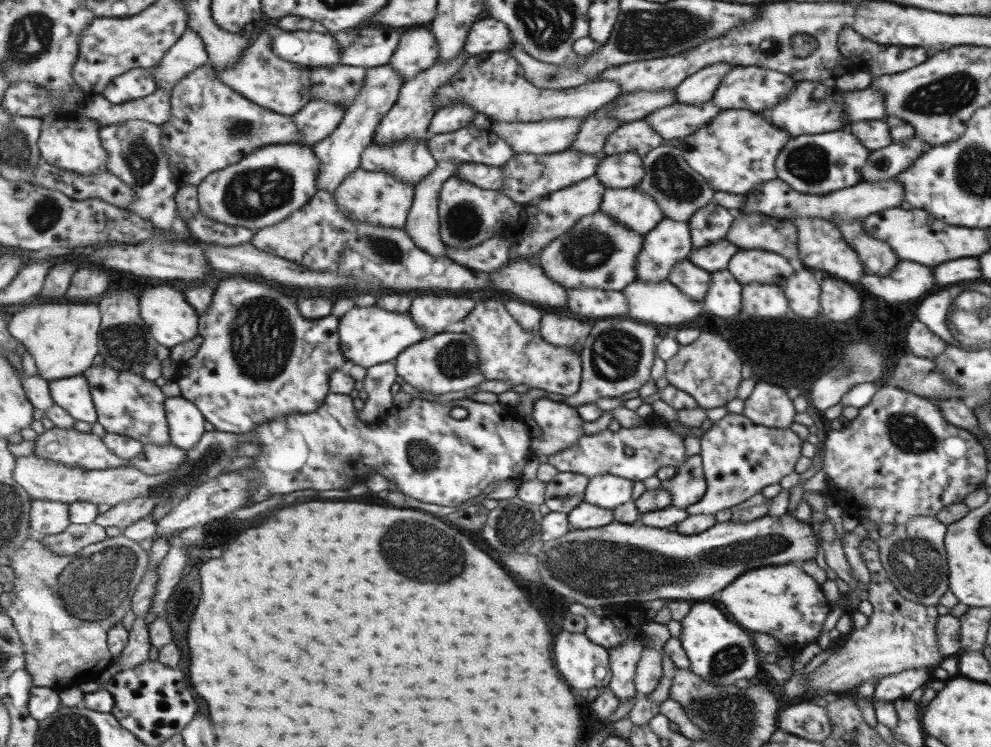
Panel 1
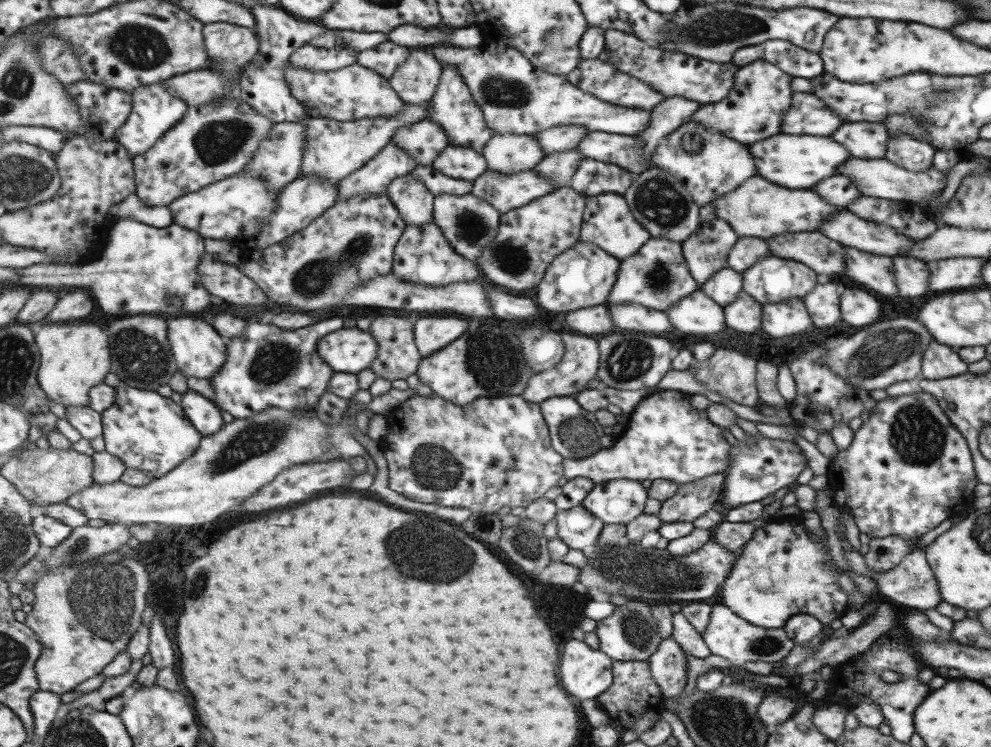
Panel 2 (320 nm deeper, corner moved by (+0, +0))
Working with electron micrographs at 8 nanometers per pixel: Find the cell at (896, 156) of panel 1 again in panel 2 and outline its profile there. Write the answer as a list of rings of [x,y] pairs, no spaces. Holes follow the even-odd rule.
[[[842,174],[820,180],[810,190],[815,194],[819,194],[827,204],[833,204],[833,206],[845,206],[845,204],[849,204],[851,200],[855,200],[859,196],[856,184],[853,184],[851,180],[847,180]]]

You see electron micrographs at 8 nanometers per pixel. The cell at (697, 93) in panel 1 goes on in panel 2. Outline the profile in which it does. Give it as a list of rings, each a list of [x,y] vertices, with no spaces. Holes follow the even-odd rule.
[[[673,96],[666,98],[651,110],[649,126],[636,136],[642,144],[644,156],[651,159],[651,164],[653,164],[652,156],[655,154],[657,147],[670,134],[691,121],[698,106],[699,104],[695,100]]]

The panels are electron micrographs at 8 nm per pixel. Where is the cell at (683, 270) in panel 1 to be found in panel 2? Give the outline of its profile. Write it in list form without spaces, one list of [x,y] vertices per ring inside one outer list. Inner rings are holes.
[[[728,266],[723,267],[701,284],[699,290],[719,306],[727,306],[742,290],[741,273],[731,270]]]

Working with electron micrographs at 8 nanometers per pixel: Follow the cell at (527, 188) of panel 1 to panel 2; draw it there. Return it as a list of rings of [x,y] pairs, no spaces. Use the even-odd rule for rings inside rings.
[[[535,169],[509,175],[487,170],[474,180],[472,193],[504,214],[551,194],[555,188],[552,180]]]

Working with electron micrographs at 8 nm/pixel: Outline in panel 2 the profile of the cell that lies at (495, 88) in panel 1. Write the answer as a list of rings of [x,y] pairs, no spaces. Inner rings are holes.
[[[431,102],[406,103],[405,110],[393,118],[380,116],[345,122],[331,117],[308,116],[304,120],[308,139],[305,140],[301,173],[304,176],[316,176],[322,180],[328,180],[333,184],[341,183],[342,180],[363,168],[371,159],[376,158],[388,143],[392,142],[399,128],[427,118],[428,110],[431,109],[430,104]]]

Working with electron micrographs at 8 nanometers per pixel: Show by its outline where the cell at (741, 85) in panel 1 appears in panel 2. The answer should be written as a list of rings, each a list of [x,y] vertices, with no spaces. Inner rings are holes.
[[[610,29],[606,32],[606,45],[598,56],[601,60],[615,65],[621,72],[630,74],[645,81],[647,85],[657,89],[666,98],[682,96],[689,100],[695,100],[698,104],[717,102],[727,96],[727,92],[733,90],[733,74],[738,68],[736,64],[719,64],[717,62],[703,60],[700,57],[689,56],[681,51],[664,51],[661,48],[653,48],[637,36],[626,32]]]

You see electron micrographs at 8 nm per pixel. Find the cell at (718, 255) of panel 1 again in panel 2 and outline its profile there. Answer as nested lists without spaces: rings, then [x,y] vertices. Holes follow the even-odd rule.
[[[738,237],[728,252],[728,267],[741,273],[770,255],[768,244],[751,237]]]

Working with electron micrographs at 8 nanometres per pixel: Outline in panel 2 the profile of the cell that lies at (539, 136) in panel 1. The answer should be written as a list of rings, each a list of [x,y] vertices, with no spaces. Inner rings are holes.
[[[496,134],[485,145],[482,155],[487,159],[488,170],[507,175],[534,169],[546,156],[535,134]]]

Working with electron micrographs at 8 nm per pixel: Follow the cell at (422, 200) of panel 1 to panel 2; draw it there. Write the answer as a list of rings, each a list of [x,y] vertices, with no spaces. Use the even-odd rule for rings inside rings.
[[[434,222],[421,227],[409,225],[396,246],[393,274],[401,280],[415,284],[445,286],[455,282],[477,281],[481,269],[475,261],[469,260],[453,248],[449,239]]]

